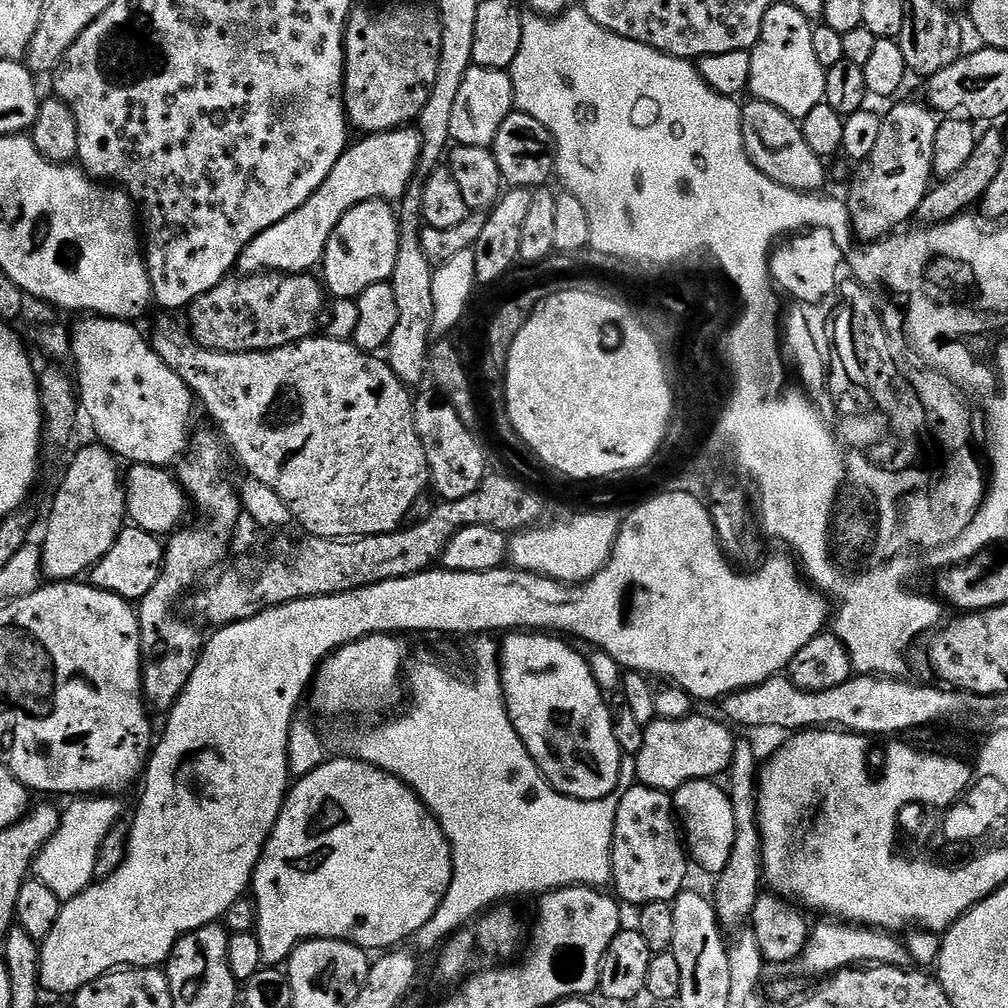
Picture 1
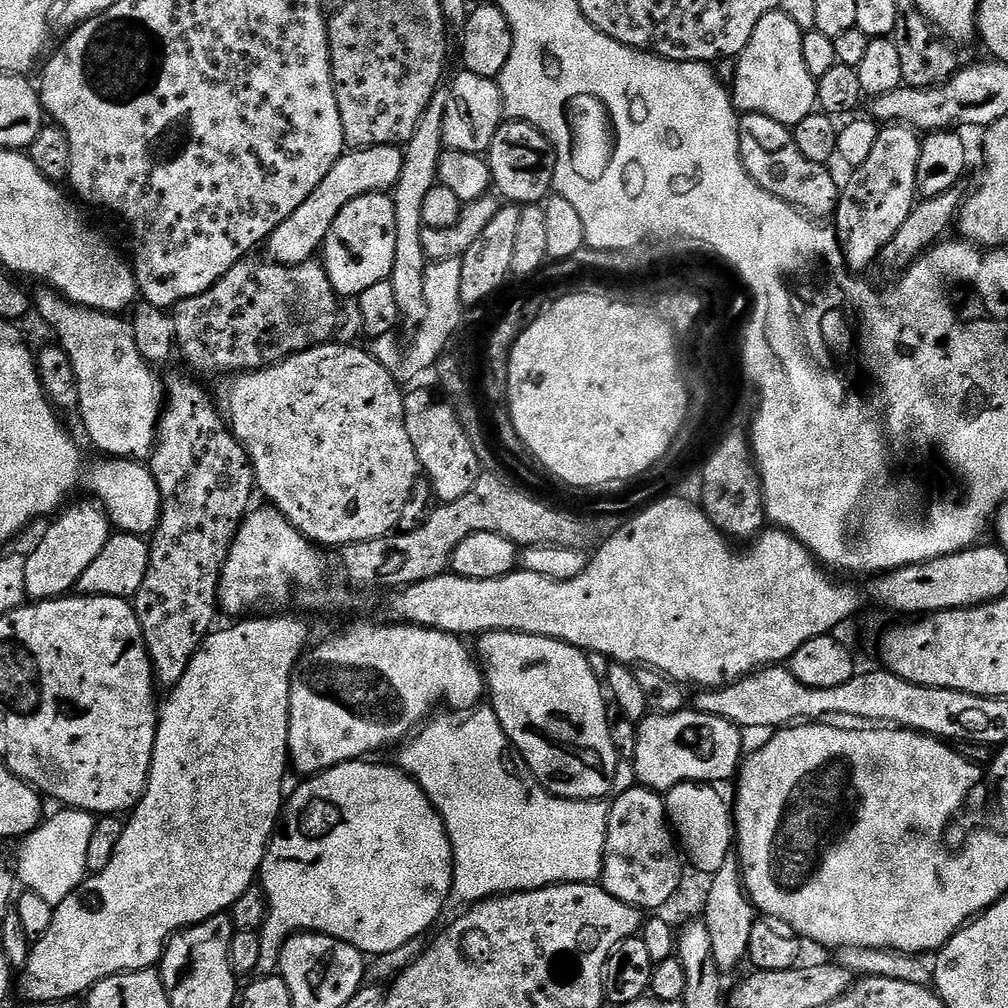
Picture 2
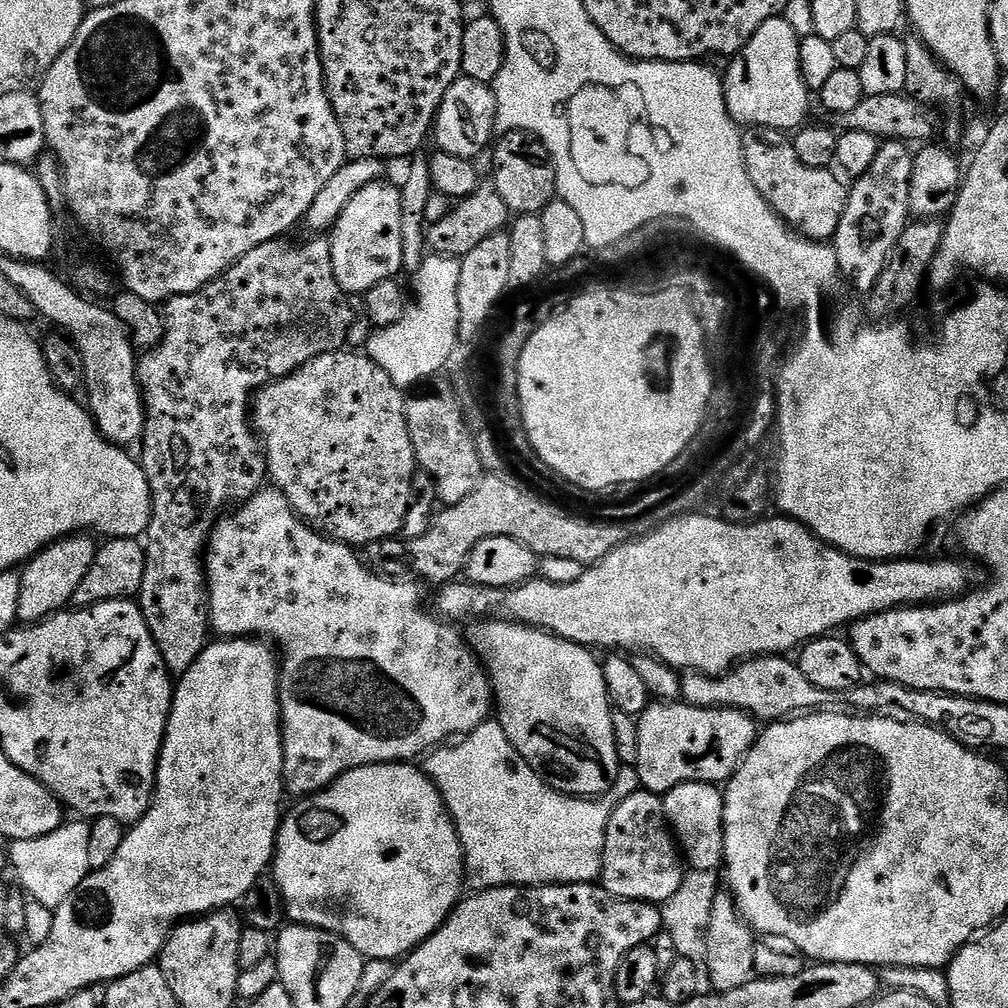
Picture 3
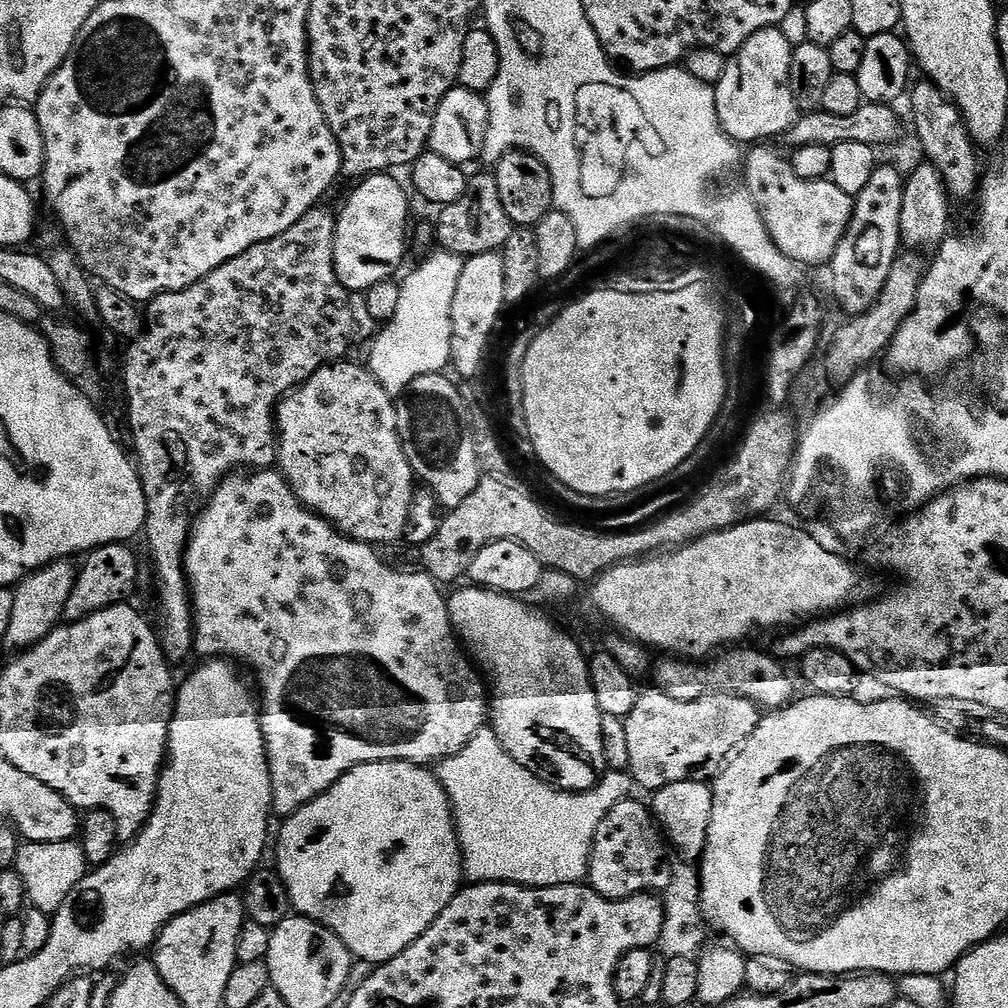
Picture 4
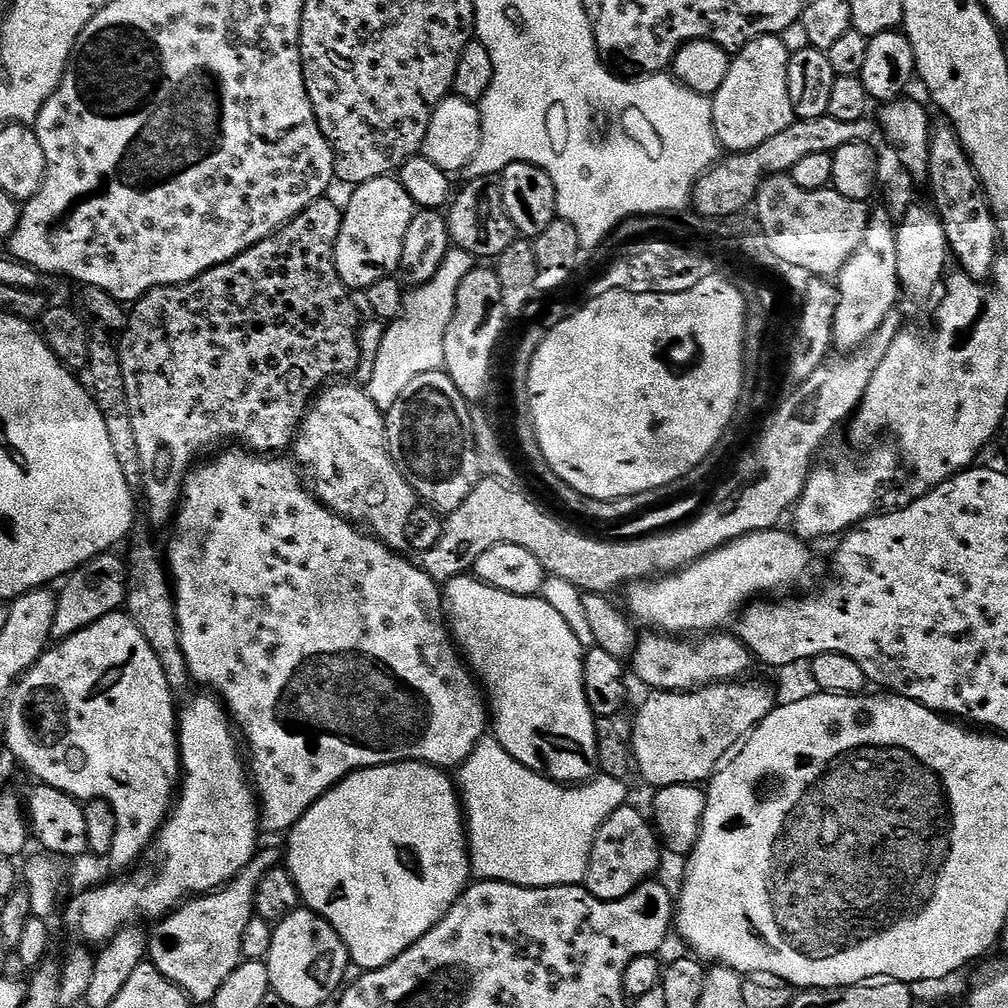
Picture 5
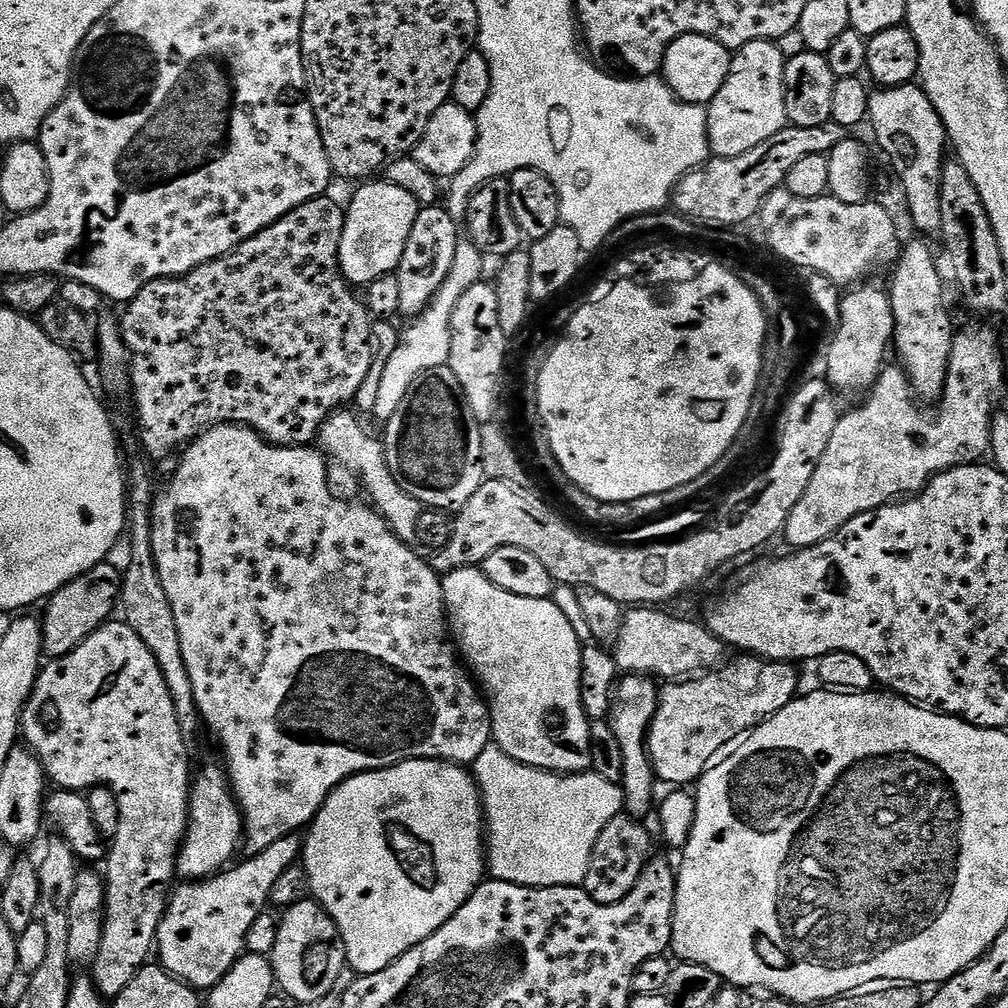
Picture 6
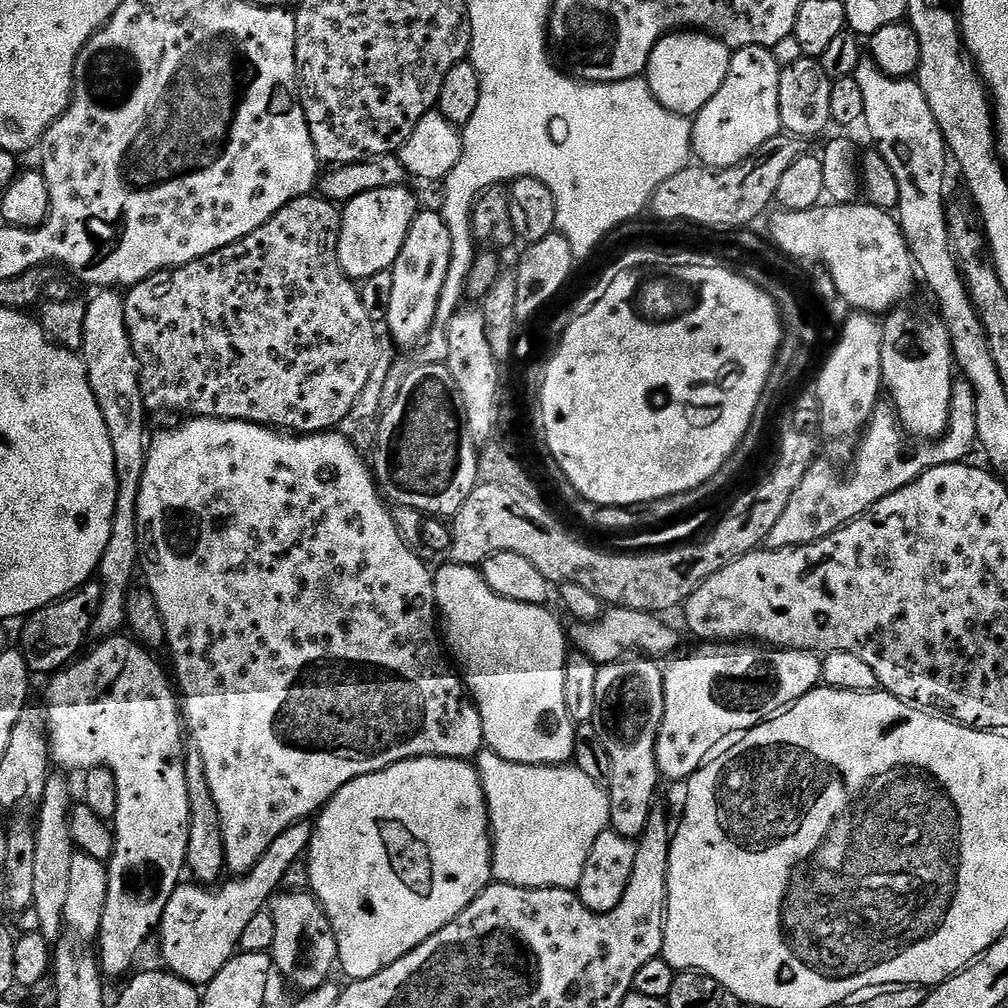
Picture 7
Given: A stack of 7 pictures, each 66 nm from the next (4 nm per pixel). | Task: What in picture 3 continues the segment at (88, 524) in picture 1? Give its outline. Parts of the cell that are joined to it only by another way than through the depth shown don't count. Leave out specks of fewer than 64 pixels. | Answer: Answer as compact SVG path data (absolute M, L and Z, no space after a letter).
M73 534L65 536L62 540L56 540L49 544L47 548L40 549L31 560L23 565L20 572L20 593L18 594L18 614L17 621L24 624L37 624L39 620L44 620L47 616L52 616L55 612L63 612L72 604L74 590L78 590L82 578L86 578L86 570L96 557L98 547L97 541L92 541L93 537L88 534Z

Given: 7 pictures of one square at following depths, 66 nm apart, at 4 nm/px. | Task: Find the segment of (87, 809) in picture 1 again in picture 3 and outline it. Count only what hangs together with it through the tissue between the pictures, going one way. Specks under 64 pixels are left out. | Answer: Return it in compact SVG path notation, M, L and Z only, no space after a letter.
M65 822L60 828L42 838L13 840L6 851L11 871L16 871L16 880L31 899L42 902L42 906L55 910L89 874L86 858L86 842L89 825Z

